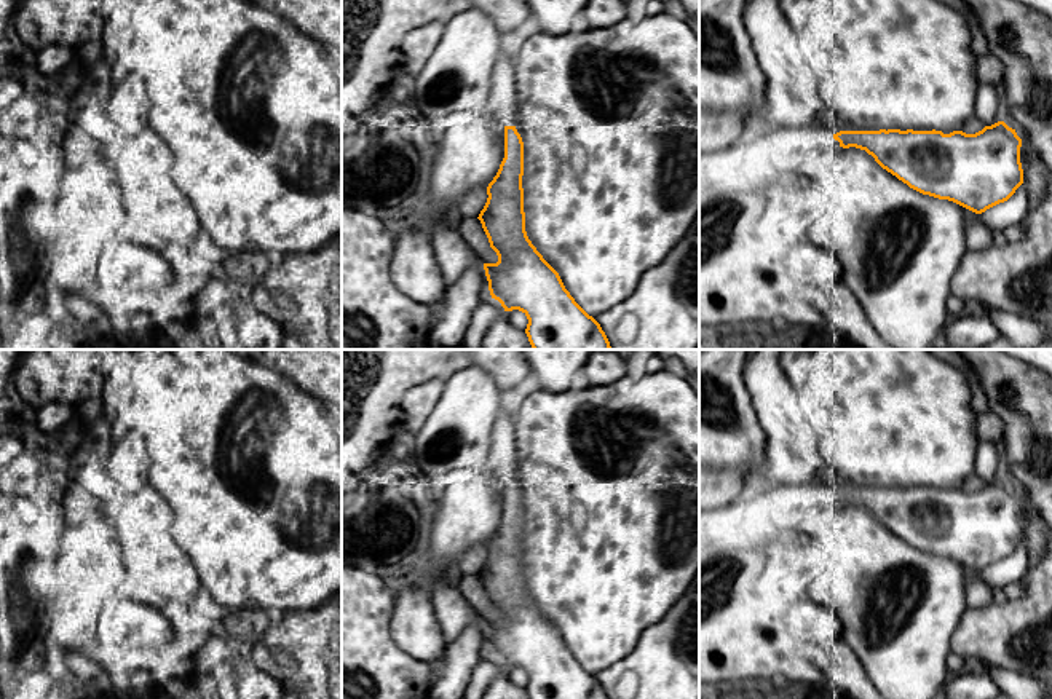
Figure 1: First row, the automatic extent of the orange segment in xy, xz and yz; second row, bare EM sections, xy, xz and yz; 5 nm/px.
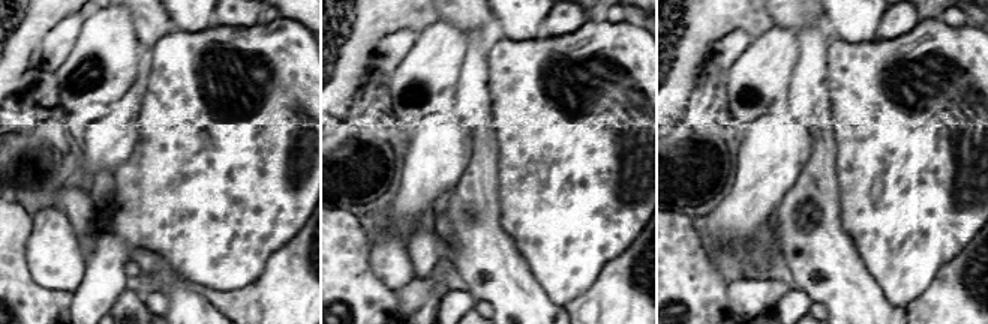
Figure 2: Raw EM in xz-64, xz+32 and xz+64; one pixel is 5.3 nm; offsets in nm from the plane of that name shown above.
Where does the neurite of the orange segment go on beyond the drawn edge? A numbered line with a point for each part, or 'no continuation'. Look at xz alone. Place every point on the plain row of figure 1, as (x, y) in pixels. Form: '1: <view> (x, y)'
1: xz (502, 460)

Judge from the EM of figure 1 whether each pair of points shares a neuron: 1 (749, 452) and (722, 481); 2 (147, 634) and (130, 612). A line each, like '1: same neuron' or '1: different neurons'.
1: different neurons
2: same neuron

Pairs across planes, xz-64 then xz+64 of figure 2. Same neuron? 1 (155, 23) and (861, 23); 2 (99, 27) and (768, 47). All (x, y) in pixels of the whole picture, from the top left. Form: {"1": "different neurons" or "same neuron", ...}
{"1": "different neurons", "2": "same neuron"}

